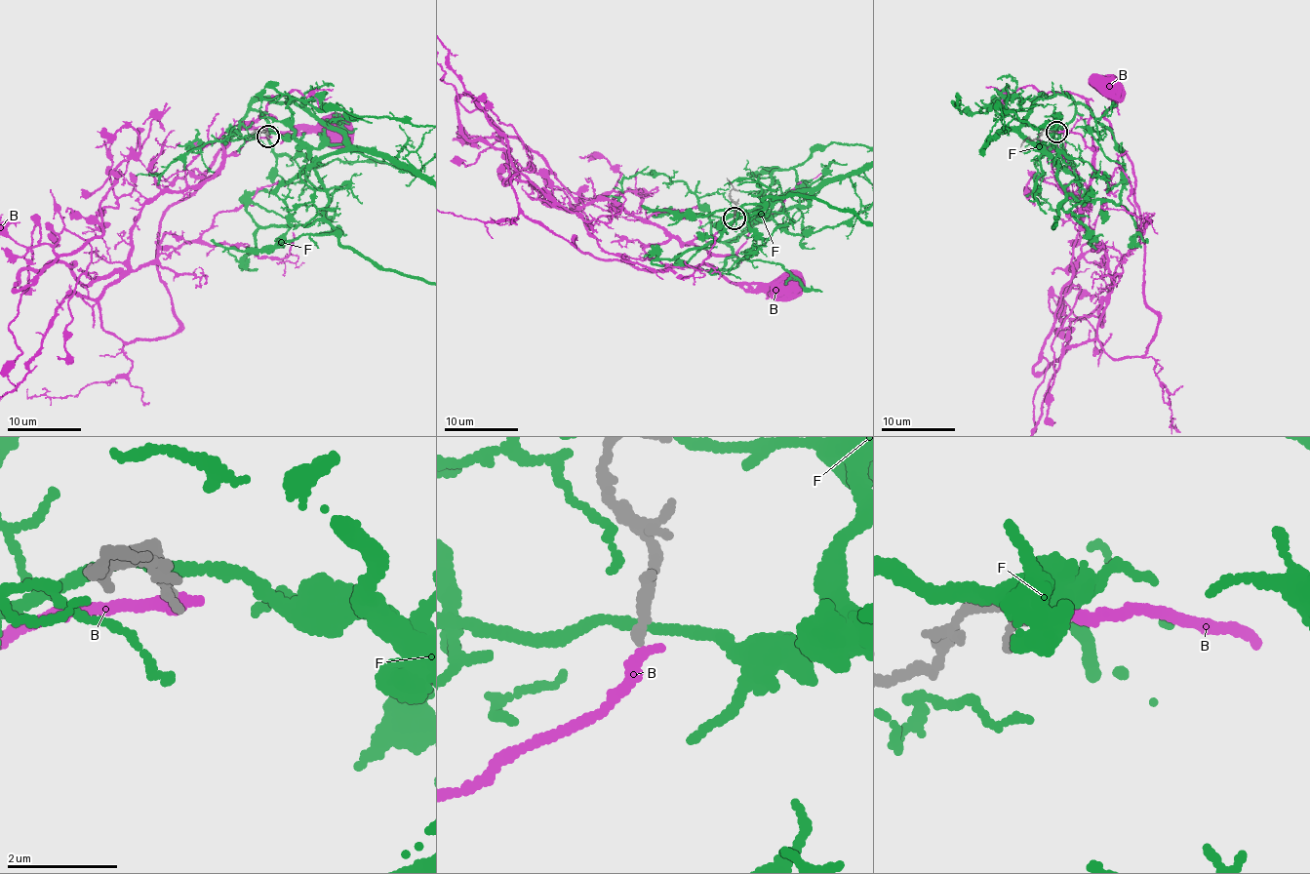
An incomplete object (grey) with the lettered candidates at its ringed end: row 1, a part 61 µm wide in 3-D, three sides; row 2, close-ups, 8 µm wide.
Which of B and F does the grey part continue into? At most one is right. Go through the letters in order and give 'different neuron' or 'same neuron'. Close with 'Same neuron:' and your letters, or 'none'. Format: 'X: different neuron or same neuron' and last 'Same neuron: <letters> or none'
B: same neuron
F: different neuron
Same neuron: B

